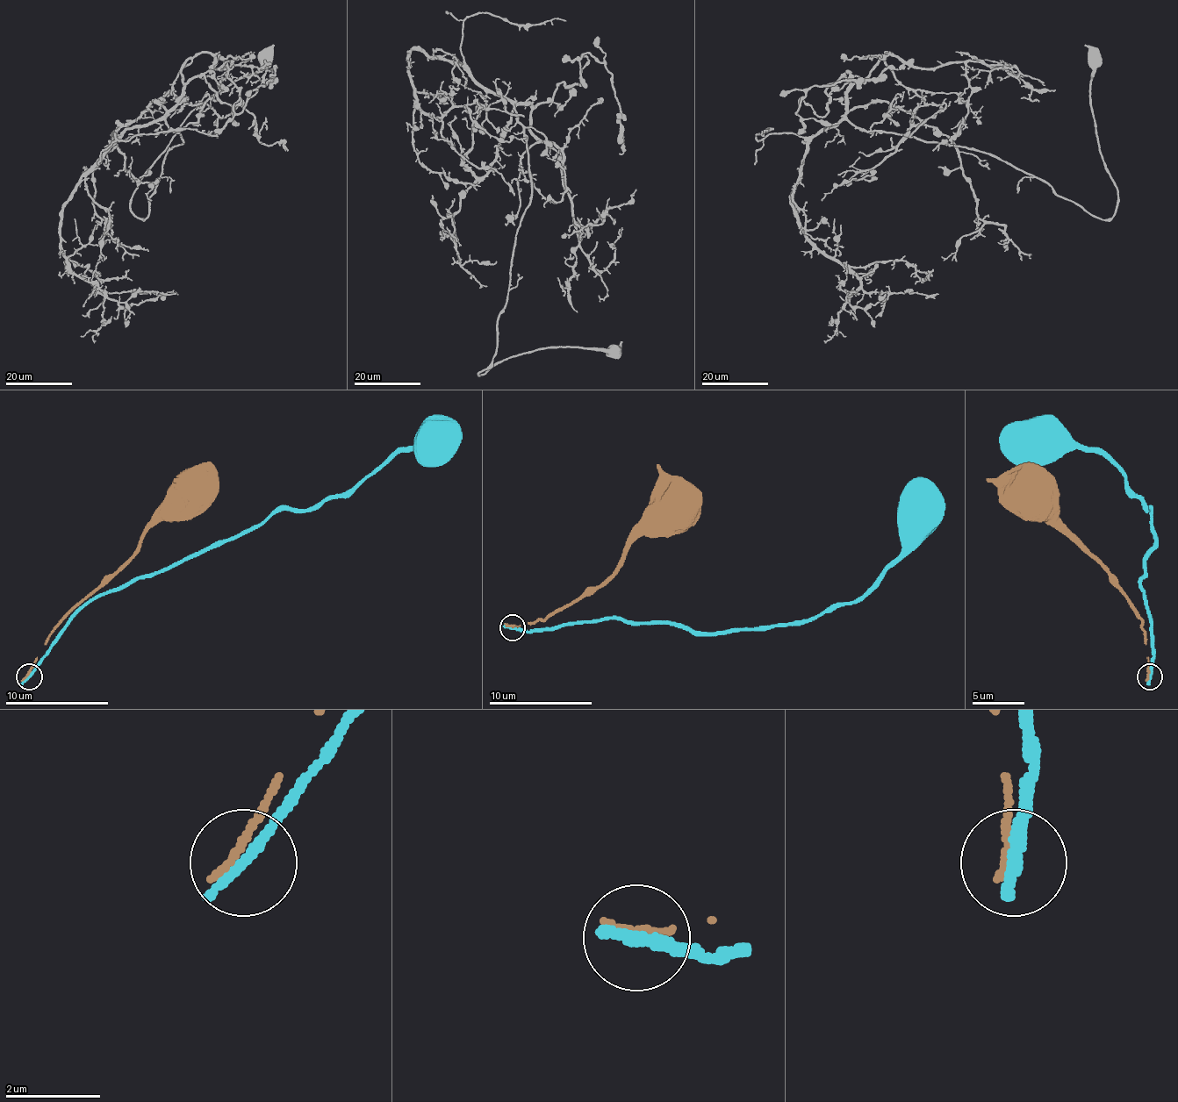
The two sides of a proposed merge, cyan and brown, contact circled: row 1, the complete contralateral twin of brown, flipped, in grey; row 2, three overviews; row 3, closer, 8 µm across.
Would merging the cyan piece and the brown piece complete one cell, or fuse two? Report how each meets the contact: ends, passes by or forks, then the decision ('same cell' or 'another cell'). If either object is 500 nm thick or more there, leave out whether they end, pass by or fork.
cyan ends | brown ends | another cell

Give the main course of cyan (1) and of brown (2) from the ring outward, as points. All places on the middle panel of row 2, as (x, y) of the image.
1: (512, 628), (540, 631), (618, 618), (703, 633), (796, 626), (856, 602), (874, 584), (902, 550), (910, 506)
2: (512, 626), (535, 623), (592, 594), (621, 566), (623, 553), (641, 535), (674, 519), (687, 501), (677, 509)

